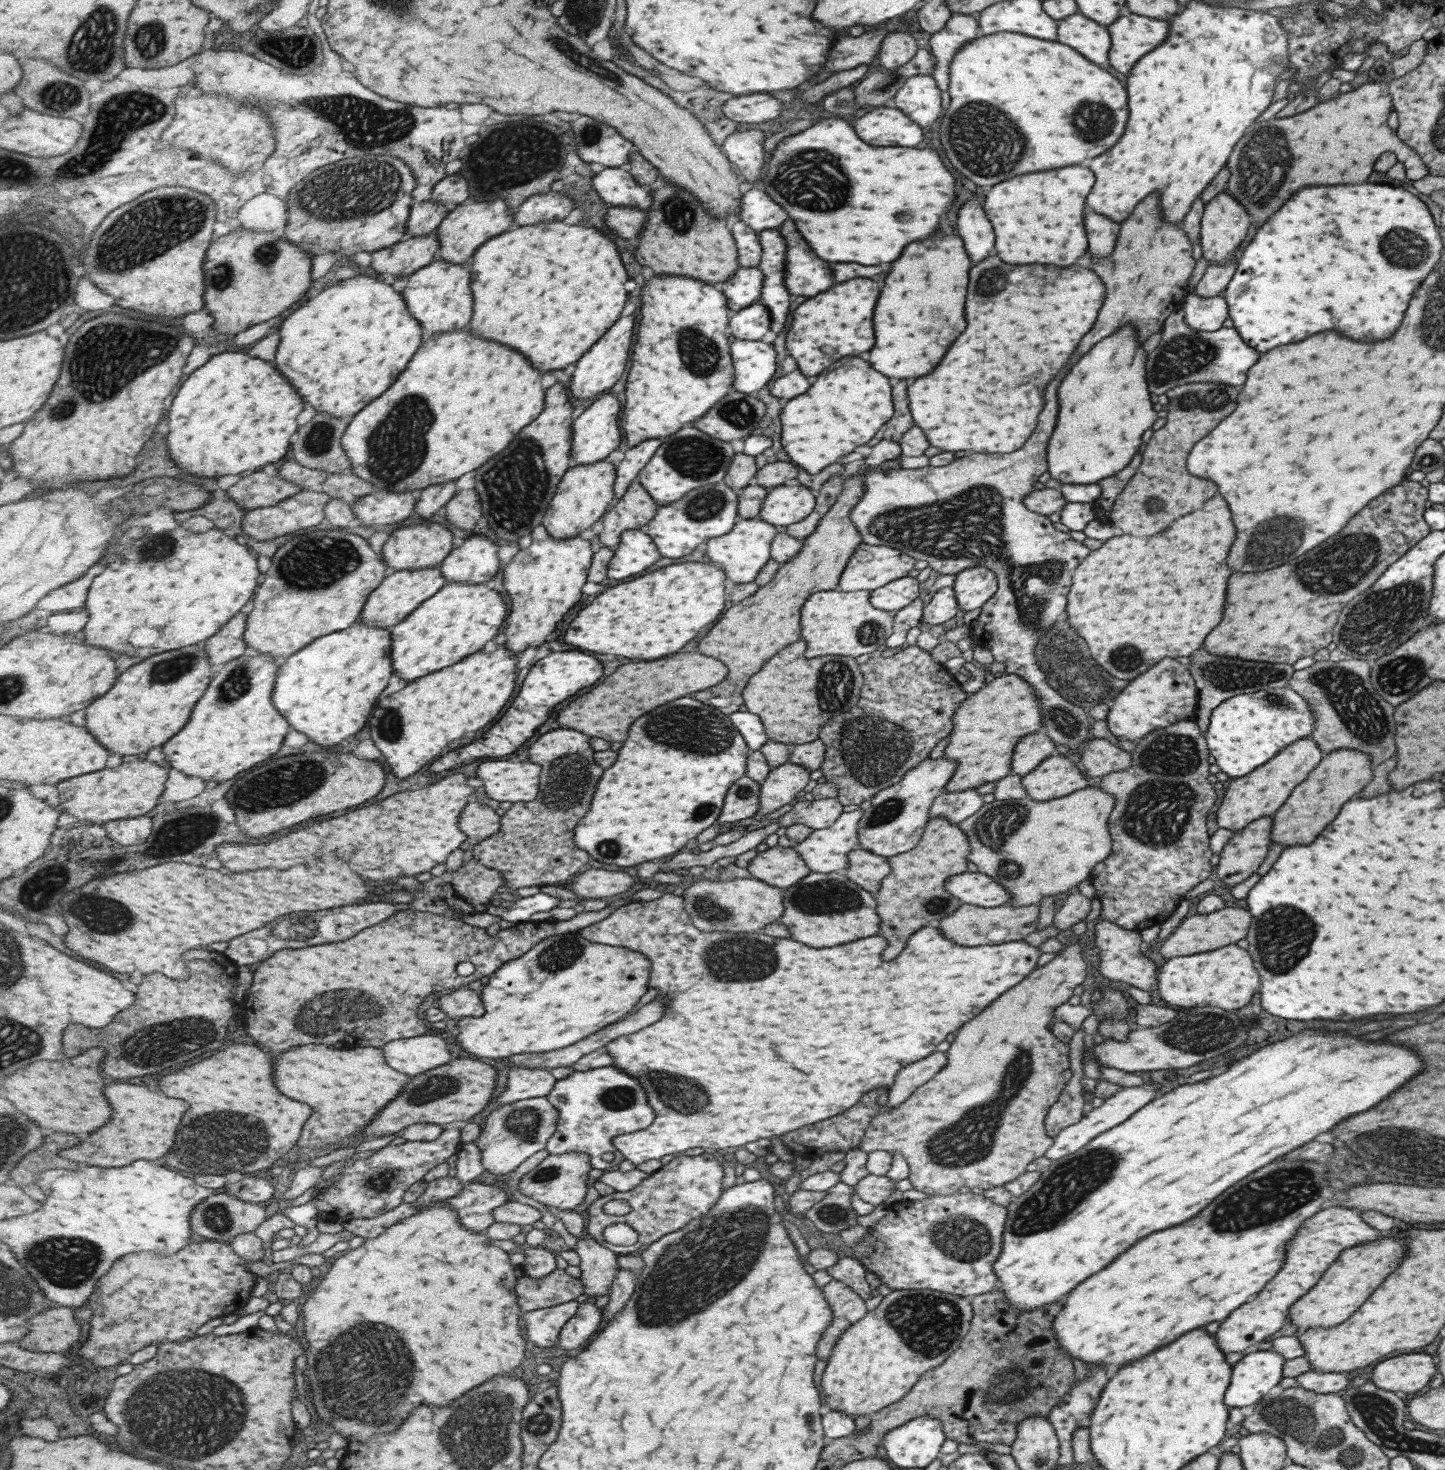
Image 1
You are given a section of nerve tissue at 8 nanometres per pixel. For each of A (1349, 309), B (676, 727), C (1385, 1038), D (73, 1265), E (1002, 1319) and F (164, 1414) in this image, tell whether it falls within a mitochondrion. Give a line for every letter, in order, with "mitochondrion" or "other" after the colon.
A: other
B: mitochondrion
C: other
D: mitochondrion
E: other
F: mitochondrion

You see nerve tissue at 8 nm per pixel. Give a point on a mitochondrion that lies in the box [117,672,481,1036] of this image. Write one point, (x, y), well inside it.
(286, 785)

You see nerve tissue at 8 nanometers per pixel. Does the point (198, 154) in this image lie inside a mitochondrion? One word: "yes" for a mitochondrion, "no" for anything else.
no

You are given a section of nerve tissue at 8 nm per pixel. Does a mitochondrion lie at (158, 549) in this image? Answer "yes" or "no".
yes

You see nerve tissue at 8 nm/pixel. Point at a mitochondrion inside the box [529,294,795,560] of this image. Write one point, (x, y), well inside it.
(696, 457)

